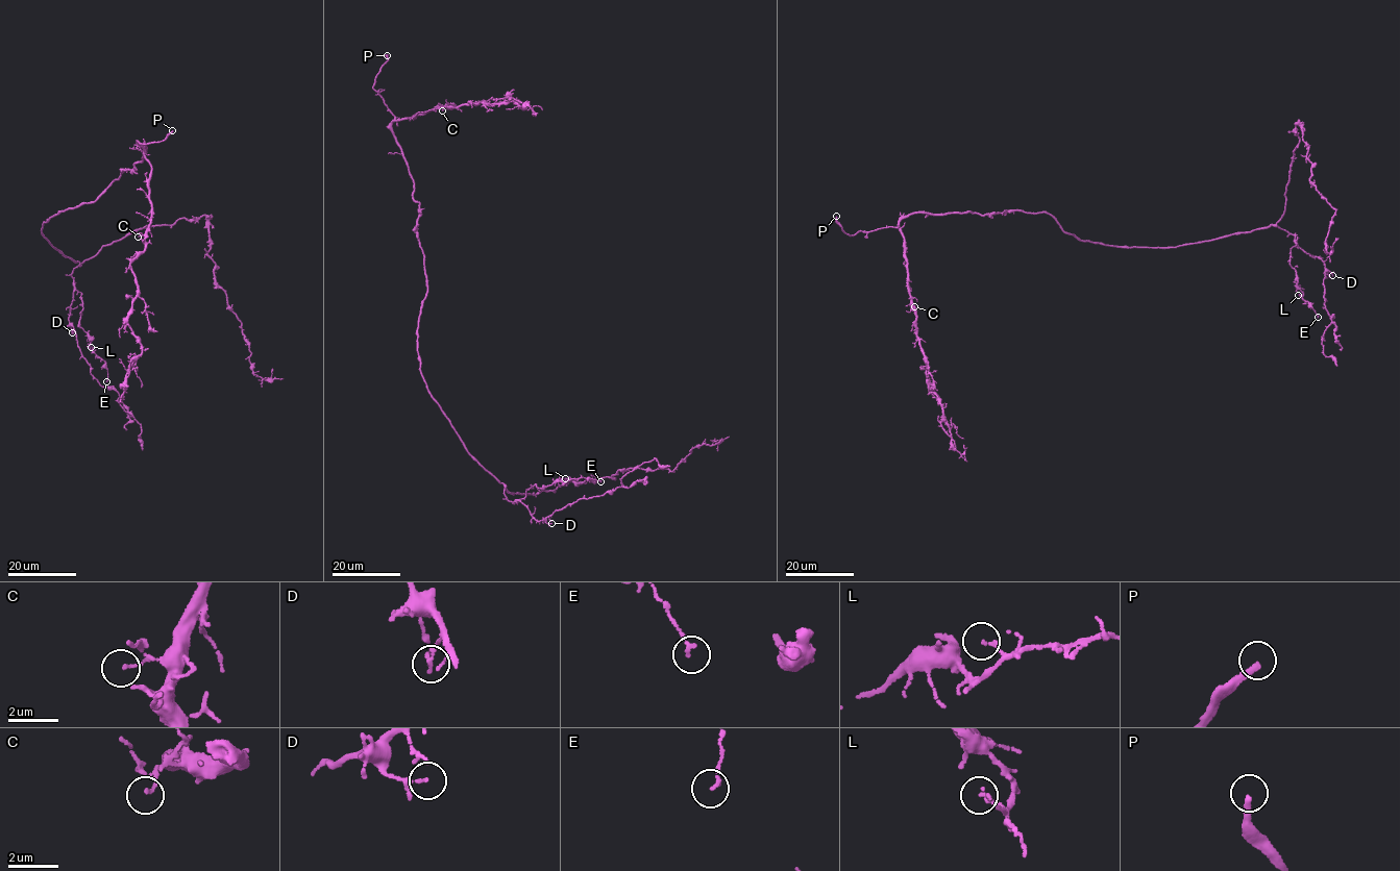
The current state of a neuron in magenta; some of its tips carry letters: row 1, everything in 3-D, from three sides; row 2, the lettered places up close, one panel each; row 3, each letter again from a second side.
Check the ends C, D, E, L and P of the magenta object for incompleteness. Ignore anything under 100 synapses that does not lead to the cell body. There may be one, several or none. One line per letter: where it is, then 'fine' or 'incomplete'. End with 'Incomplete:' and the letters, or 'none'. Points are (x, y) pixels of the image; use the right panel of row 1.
C: (914, 306) | fine
D: (1332, 275) | fine
E: (1318, 317) | fine
L: (1298, 295) | fine
P: (836, 216) | incomplete
Incomplete: P

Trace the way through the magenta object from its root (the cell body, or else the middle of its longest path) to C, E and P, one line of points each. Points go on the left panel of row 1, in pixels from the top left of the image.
C: (53, 217), (96, 200), (124, 169), (136, 169), (145, 144), (151, 222), (138, 237)
E: (53, 217), (40, 230), (79, 263), (71, 273), (81, 293), (79, 327), (104, 361), (106, 381)
P: (53, 217), (96, 200), (124, 169), (136, 169), (147, 148), (137, 141), (162, 141), (172, 130)

